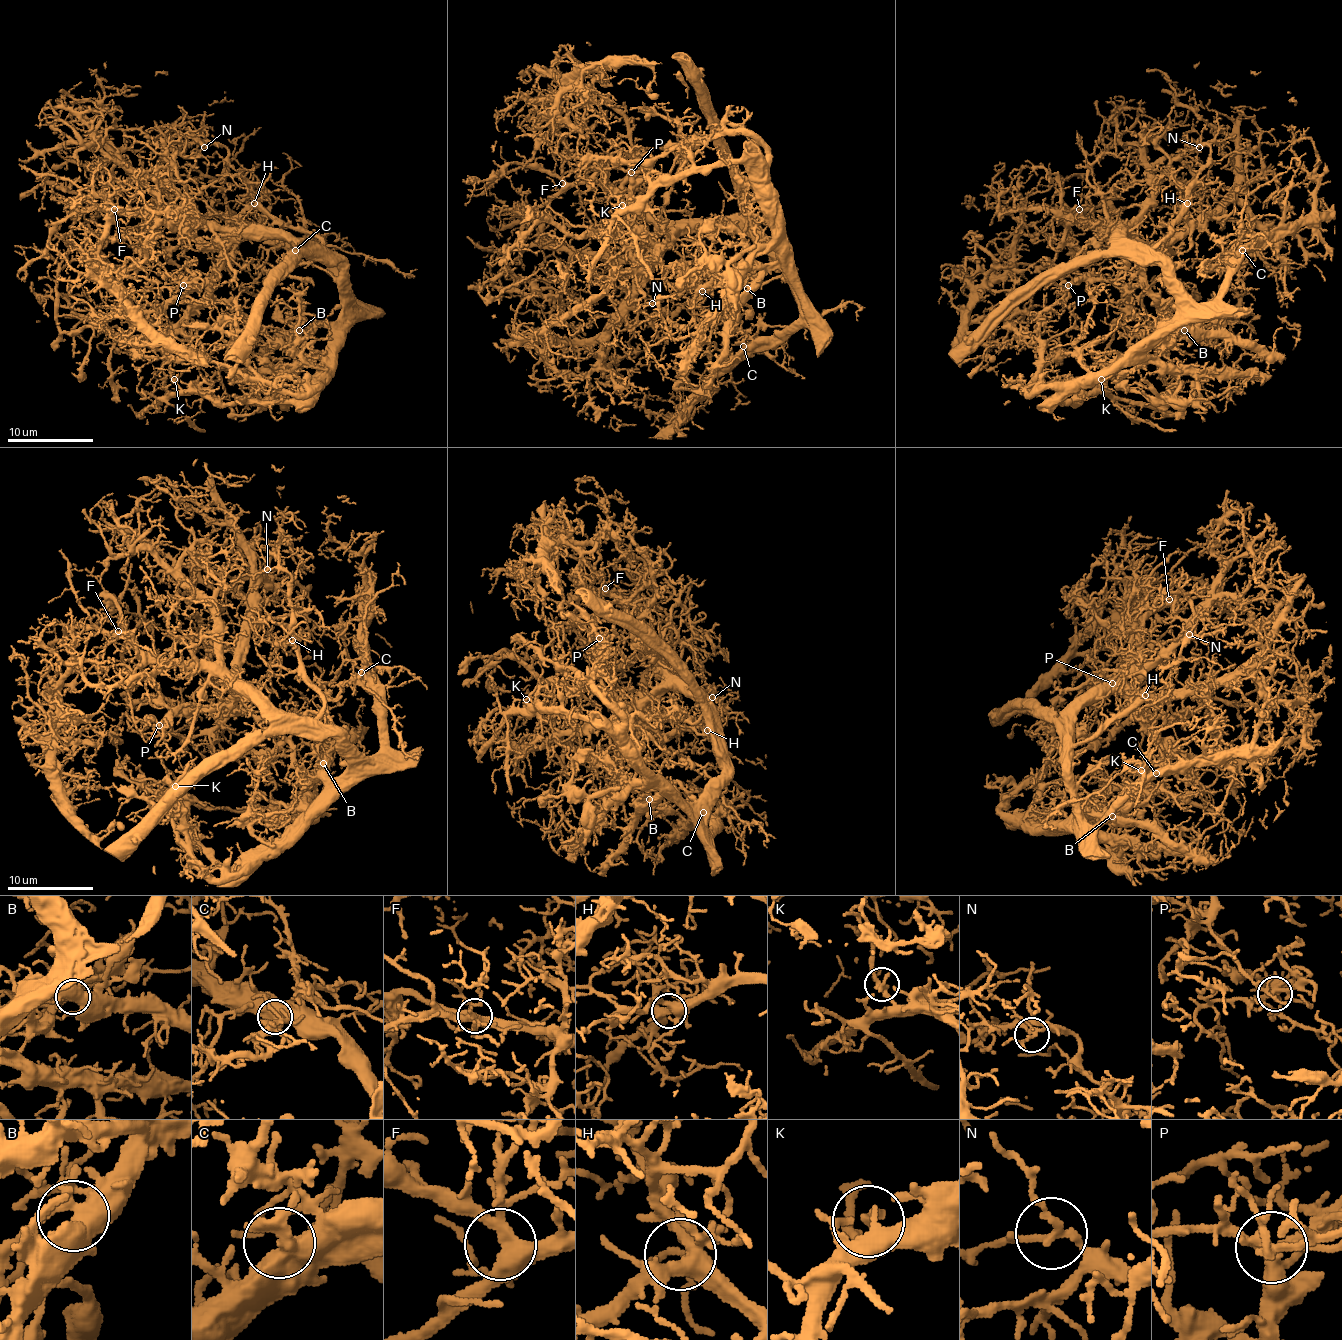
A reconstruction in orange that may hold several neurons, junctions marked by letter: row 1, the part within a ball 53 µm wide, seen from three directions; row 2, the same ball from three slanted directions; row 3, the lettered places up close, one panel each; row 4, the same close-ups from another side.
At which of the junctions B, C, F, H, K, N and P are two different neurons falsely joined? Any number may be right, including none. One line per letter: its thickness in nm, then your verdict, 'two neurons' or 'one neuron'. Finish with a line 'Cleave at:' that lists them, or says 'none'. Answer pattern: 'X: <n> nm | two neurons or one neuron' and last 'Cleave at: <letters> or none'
B: 500 nm | one neuron
C: 500 nm | one neuron
F: 380 nm | one neuron
H: 440 nm | one neuron
K: 240 nm | one neuron
N: 180 nm | one neuron
P: 300 nm | one neuron
Cleave at: none

